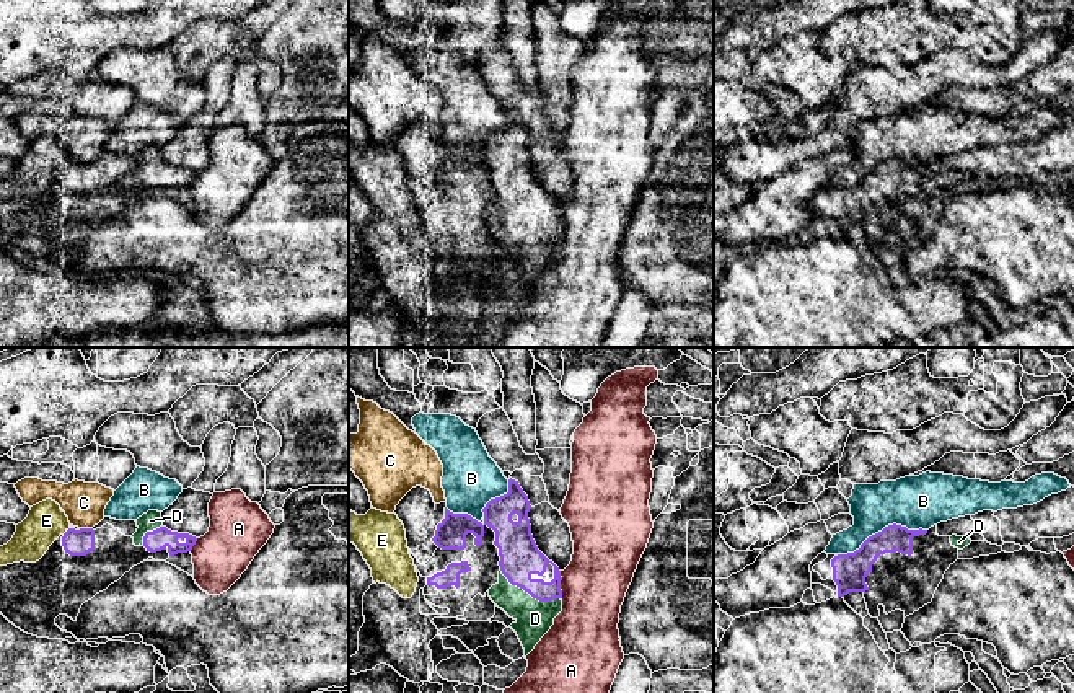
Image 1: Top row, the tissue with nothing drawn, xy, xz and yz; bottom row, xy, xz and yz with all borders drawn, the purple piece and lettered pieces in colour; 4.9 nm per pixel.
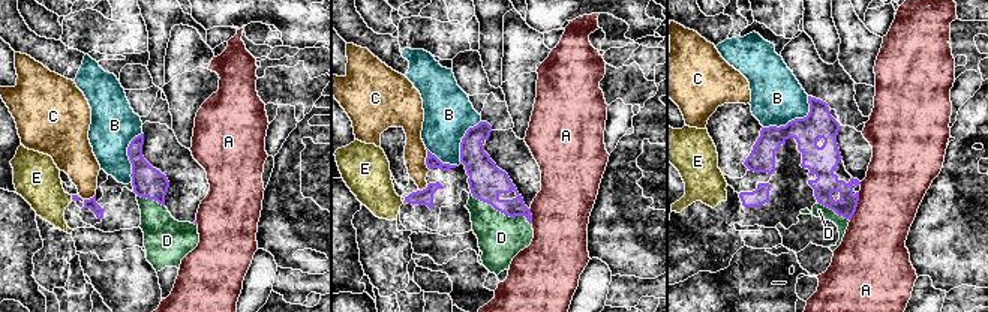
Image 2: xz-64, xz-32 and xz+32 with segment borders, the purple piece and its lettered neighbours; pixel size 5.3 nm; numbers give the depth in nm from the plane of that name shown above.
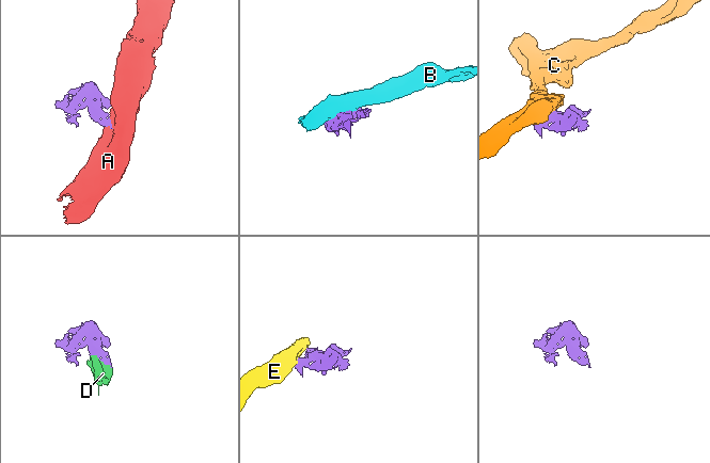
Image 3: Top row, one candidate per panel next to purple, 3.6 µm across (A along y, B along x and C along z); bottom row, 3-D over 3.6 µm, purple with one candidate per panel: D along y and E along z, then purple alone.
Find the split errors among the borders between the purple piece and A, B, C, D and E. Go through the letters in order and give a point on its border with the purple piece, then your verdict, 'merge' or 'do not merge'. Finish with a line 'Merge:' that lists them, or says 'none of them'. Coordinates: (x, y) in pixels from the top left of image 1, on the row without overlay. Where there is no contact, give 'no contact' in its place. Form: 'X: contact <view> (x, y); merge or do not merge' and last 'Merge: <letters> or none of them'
A: contact xz (559, 220); do not merge
B: contact yz (884, 163); do not merge
C: contact xy (87, 163); do not merge
D: contact xz (528, 227); merge
E: contact xy (67, 165); do not merge
Merge: D

